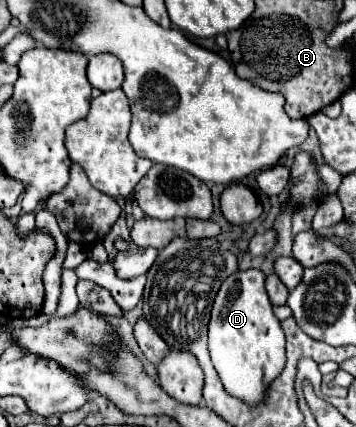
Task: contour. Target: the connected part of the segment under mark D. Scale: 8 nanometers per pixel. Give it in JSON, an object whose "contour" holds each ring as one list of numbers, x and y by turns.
{"contour":[[259,269,237,271,229,275,211,309,209,321,209,355,223,389,255,407,267,399,267,389,285,365,285,335,279,319,273,315,273,305,265,291,265,275]]}

